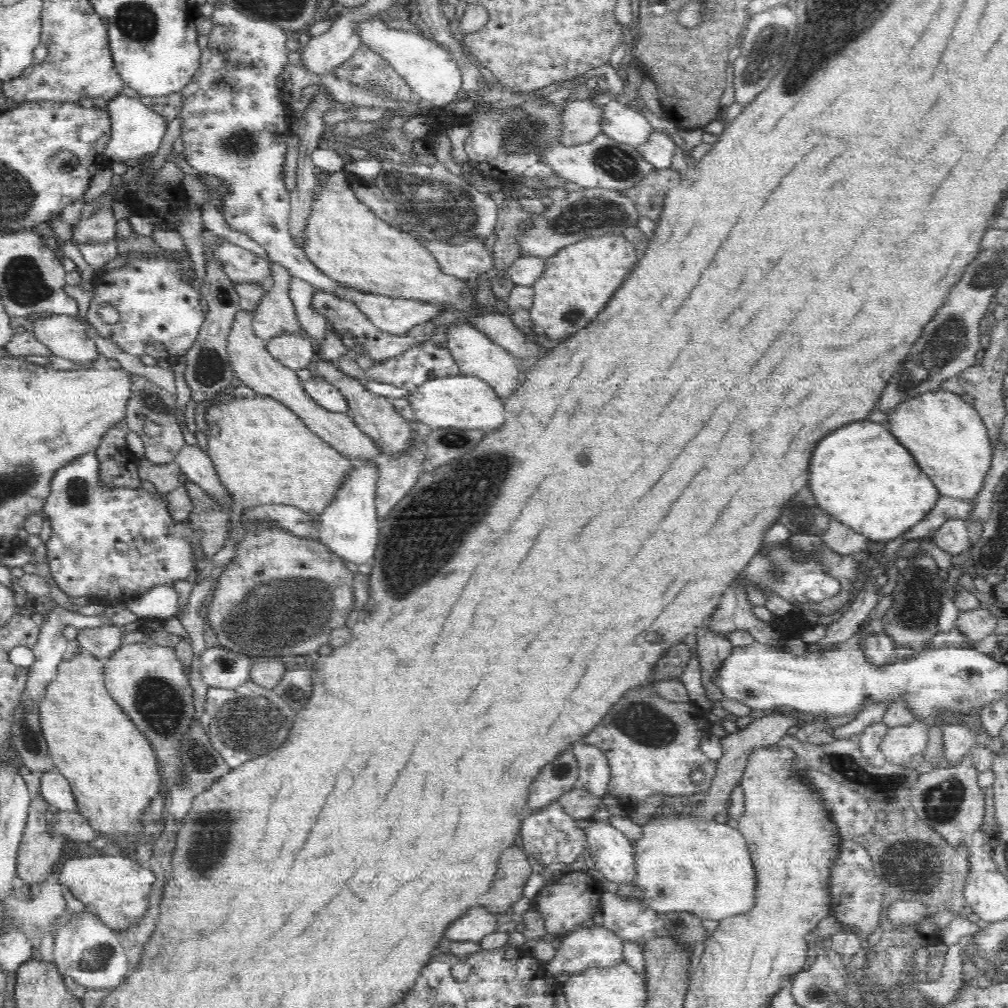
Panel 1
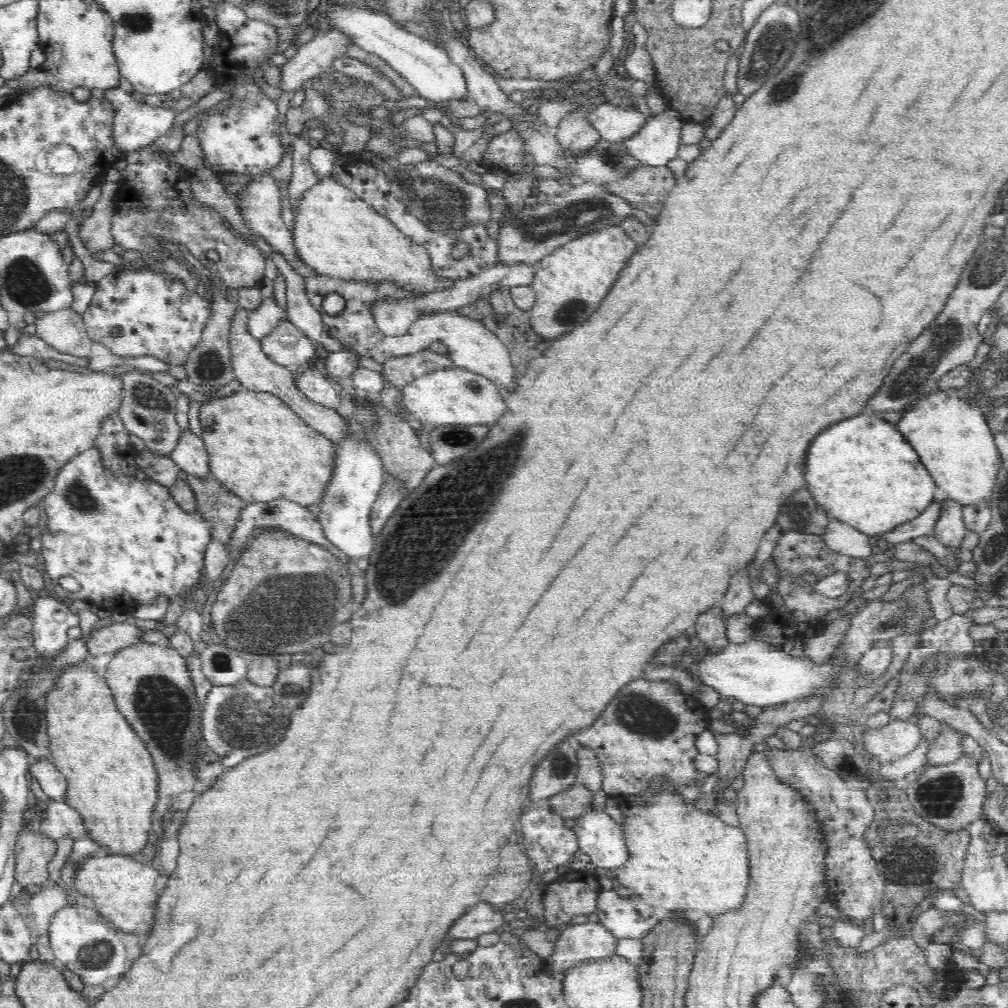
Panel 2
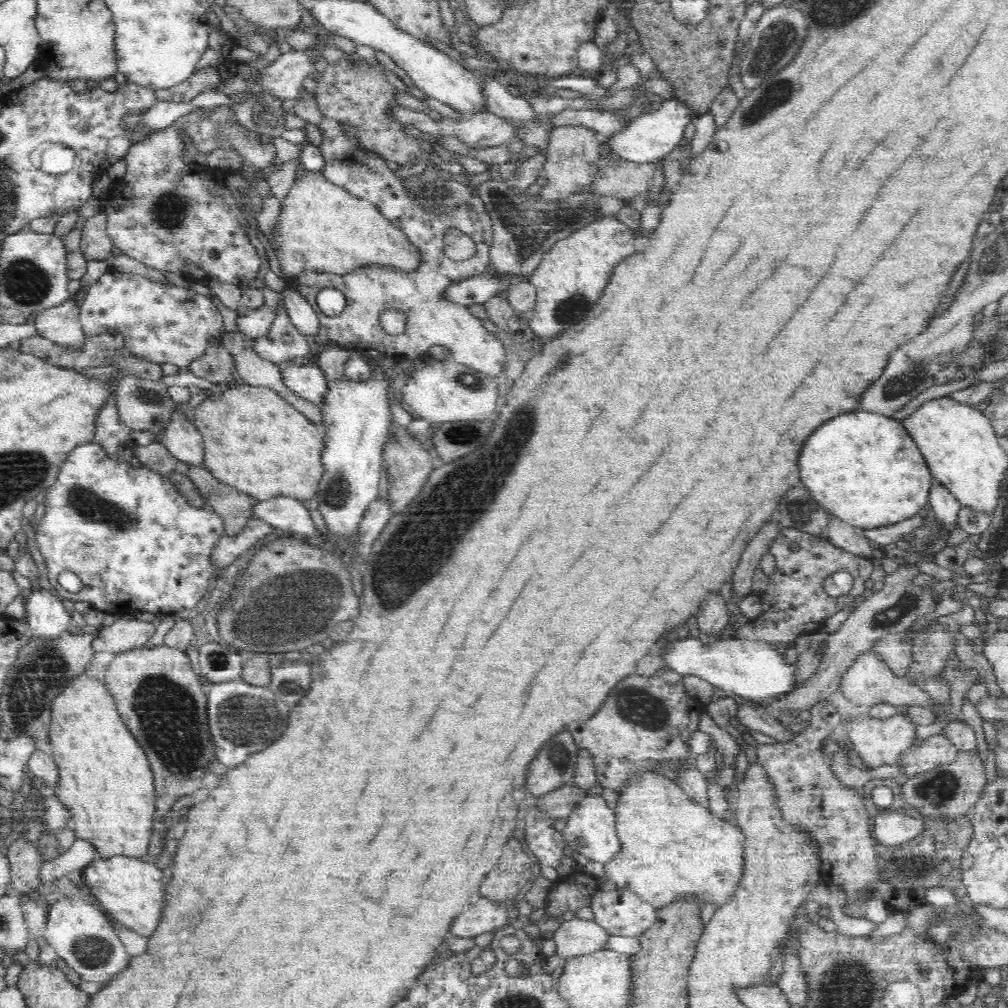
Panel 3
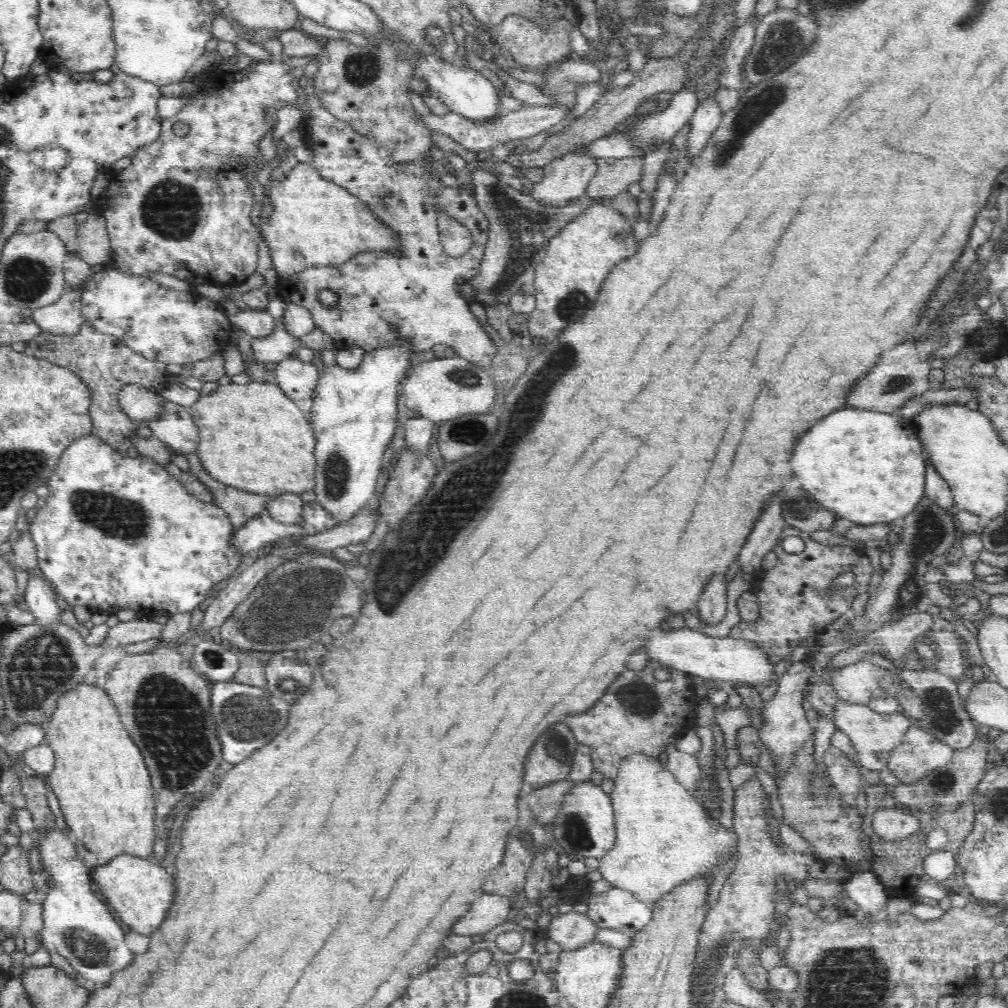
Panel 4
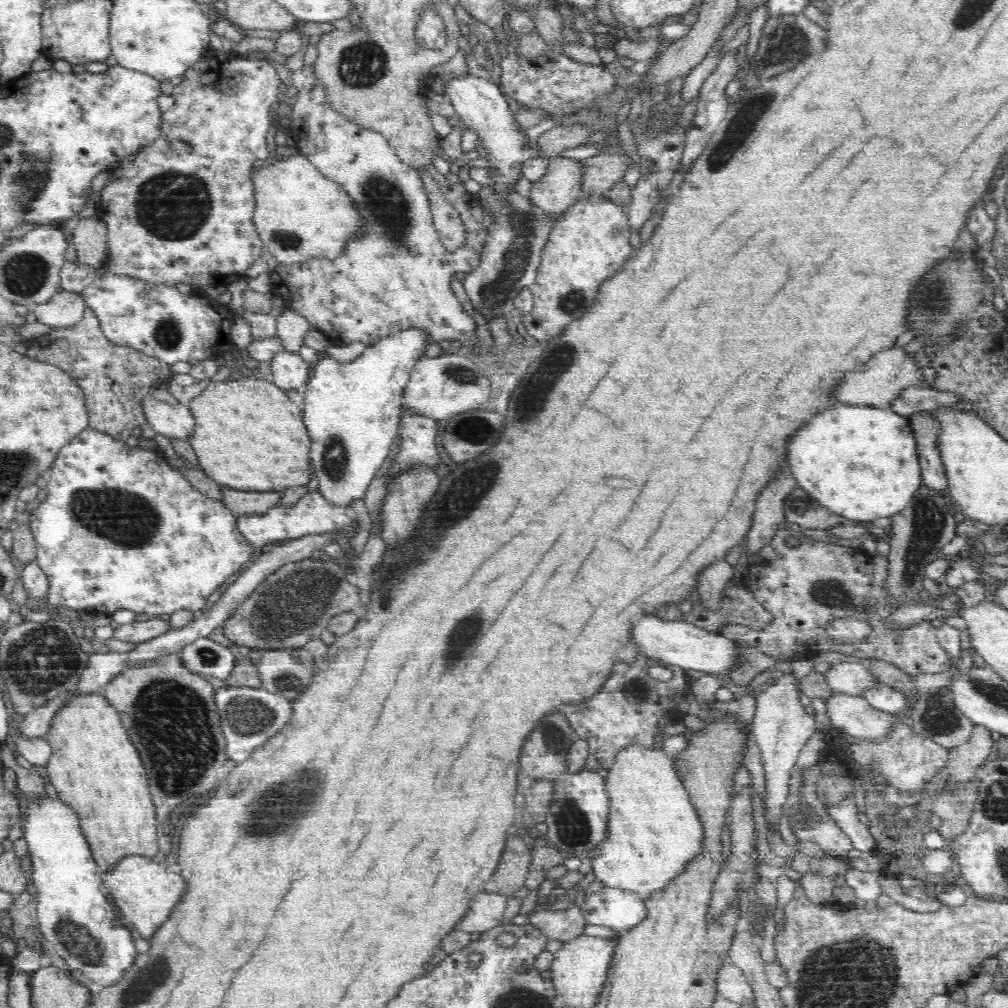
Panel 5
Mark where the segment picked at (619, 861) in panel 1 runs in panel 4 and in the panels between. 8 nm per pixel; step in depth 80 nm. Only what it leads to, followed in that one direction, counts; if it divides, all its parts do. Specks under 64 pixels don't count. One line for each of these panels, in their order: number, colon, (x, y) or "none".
2: (599, 837)
3: (591, 831)
4: (584, 825)

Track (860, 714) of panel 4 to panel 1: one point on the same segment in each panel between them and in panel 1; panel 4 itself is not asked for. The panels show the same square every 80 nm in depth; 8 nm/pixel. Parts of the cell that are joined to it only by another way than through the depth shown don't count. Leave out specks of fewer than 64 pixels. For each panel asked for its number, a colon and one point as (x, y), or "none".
1: (901, 744)
2: (898, 738)
3: (878, 742)

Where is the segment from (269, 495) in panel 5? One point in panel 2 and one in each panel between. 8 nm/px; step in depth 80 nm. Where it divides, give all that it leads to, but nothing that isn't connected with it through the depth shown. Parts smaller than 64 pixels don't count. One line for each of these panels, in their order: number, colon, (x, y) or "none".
2: (218, 504)
3: (234, 507)
4: (241, 506)

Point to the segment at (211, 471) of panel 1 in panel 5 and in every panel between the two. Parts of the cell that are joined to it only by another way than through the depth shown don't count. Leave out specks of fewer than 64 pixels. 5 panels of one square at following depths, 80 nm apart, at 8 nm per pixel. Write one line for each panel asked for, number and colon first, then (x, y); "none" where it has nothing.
2: (190, 454)
3: (183, 440)
4: (176, 427)
5: (169, 418)

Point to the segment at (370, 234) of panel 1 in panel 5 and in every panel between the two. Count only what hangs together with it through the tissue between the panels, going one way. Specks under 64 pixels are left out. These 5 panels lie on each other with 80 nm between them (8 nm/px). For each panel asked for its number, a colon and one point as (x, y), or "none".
2: (337, 234)
3: (323, 227)
4: (315, 221)
5: (300, 214)

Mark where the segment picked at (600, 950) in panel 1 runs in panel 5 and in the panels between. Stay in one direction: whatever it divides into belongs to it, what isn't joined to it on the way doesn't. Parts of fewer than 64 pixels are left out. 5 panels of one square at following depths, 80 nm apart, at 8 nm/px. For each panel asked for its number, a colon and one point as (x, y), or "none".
2: (588, 941)
3: (576, 937)
4: (573, 930)
5: (564, 925)

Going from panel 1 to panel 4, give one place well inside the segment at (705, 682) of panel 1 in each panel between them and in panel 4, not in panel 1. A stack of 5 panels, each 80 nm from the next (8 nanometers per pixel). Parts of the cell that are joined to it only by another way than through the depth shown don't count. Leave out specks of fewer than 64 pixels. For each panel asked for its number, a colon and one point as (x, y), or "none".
2: (710, 627)
3: (712, 618)
4: (712, 606)

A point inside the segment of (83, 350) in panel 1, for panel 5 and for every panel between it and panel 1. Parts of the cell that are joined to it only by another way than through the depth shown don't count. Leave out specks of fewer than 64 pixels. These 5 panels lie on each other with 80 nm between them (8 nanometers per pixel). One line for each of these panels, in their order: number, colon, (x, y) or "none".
2: (64, 330)
3: (60, 324)
4: (63, 318)
5: (64, 309)

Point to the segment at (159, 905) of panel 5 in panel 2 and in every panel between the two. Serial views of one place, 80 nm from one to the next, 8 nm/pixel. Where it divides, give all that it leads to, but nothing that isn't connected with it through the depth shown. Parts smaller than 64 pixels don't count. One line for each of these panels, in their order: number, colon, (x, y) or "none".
2: (122, 889)
3: (130, 889)
4: (139, 891)

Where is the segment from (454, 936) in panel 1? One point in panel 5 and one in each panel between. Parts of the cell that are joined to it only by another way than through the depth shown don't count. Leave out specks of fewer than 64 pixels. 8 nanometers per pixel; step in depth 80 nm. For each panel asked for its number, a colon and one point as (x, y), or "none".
2: (482, 918)
3: (485, 916)
4: (488, 910)
5: (487, 910)

